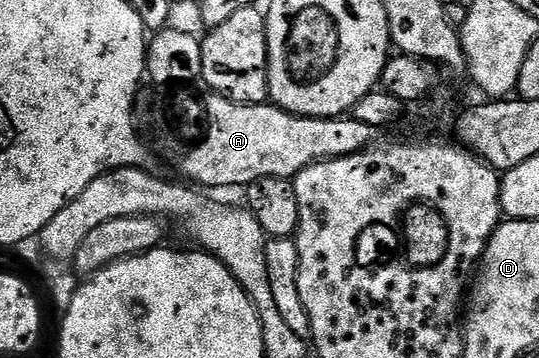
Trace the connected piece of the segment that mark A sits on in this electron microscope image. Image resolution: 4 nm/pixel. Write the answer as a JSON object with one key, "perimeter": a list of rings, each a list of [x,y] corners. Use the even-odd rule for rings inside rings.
{"perimeter":[[[212,93],[207,100],[211,115],[210,141],[185,167],[185,173],[196,178],[203,188],[245,188],[262,178],[293,180],[315,162],[360,154],[376,141],[376,127],[361,124],[353,116],[310,118],[290,114],[274,104],[251,106],[248,102],[234,102],[216,93]]]}

